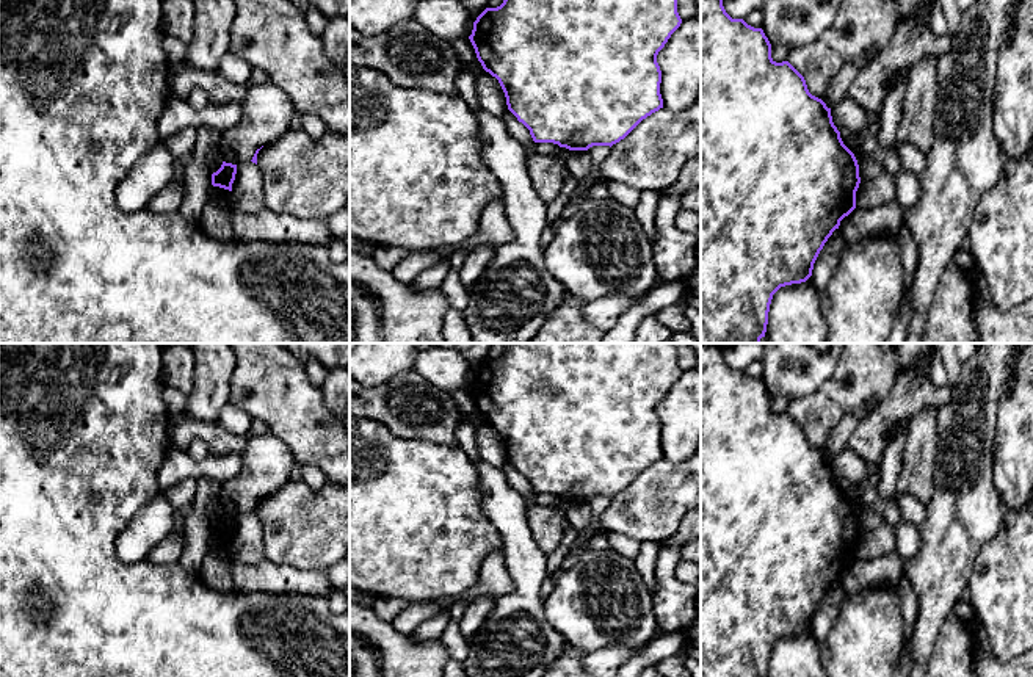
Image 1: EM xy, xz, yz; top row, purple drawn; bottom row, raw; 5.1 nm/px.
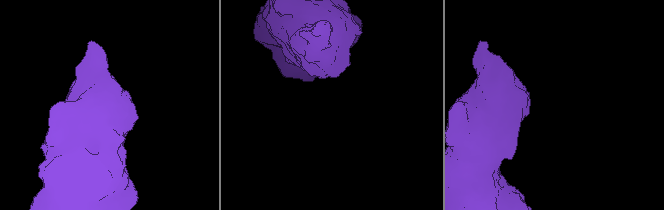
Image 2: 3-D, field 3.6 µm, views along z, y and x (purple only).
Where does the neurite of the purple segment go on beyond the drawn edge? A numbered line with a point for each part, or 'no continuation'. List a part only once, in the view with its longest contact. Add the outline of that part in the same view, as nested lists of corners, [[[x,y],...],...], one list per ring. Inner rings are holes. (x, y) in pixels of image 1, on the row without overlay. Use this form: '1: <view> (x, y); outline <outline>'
no continuation

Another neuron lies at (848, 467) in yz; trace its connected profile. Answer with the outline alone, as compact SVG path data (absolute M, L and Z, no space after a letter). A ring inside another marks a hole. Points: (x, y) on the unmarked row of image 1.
M846 448L831 459L832 473L840 484L859 484L861 481L878 476L879 469Z

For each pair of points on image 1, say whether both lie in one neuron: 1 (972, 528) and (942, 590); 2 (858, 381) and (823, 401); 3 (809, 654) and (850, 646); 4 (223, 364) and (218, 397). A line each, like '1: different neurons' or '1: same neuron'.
1: same neuron
2: same neuron
3: different neurons
4: same neuron

